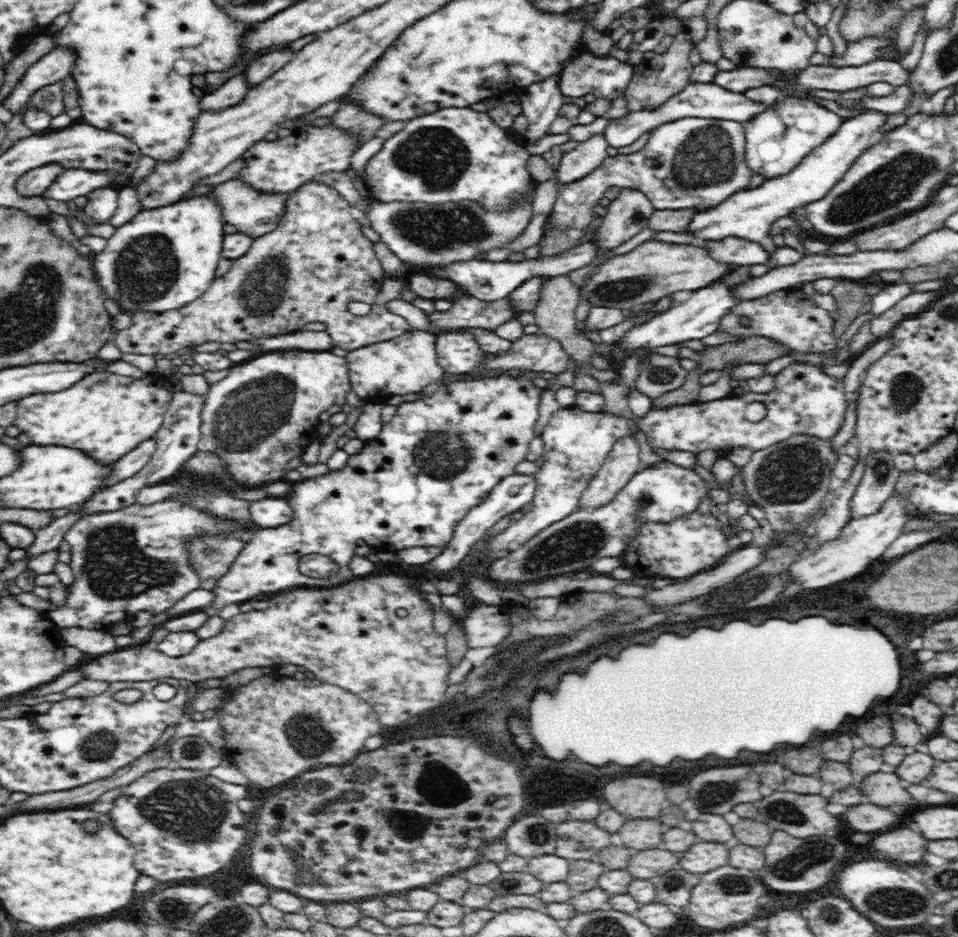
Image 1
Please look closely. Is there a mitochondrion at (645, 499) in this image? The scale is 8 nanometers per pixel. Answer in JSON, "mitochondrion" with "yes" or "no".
{"mitochondrion":"yes"}

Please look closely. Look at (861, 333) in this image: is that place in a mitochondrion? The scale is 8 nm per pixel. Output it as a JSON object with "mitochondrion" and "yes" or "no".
{"mitochondrion":"no"}

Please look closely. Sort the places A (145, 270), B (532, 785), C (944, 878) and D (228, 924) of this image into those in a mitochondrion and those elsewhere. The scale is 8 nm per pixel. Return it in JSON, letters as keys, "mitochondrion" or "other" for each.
{"A":"mitochondrion","B":"other","C":"mitochondrion","D":"mitochondrion"}

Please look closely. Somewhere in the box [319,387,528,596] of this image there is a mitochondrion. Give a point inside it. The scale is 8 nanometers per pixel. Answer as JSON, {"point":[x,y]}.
{"point":[444,454]}

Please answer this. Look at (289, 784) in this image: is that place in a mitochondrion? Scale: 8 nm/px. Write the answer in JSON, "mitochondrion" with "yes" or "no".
{"mitochondrion":"no"}

